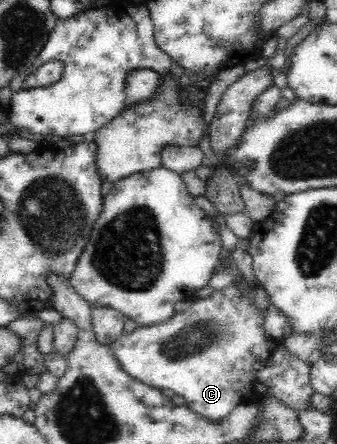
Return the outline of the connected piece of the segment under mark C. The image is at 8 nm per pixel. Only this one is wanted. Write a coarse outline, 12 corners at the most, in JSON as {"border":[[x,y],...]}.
{"border":[[234,283],[110,341],[132,378],[207,420],[311,366],[268,339]]}

